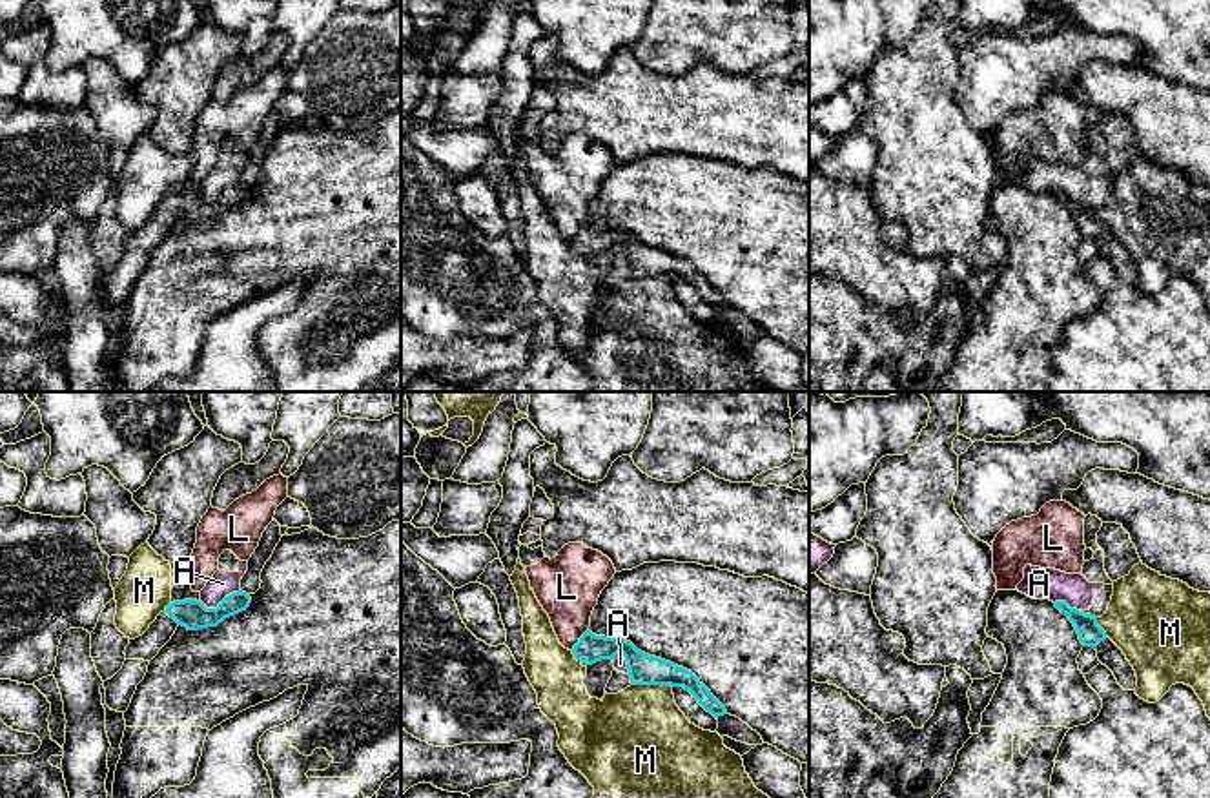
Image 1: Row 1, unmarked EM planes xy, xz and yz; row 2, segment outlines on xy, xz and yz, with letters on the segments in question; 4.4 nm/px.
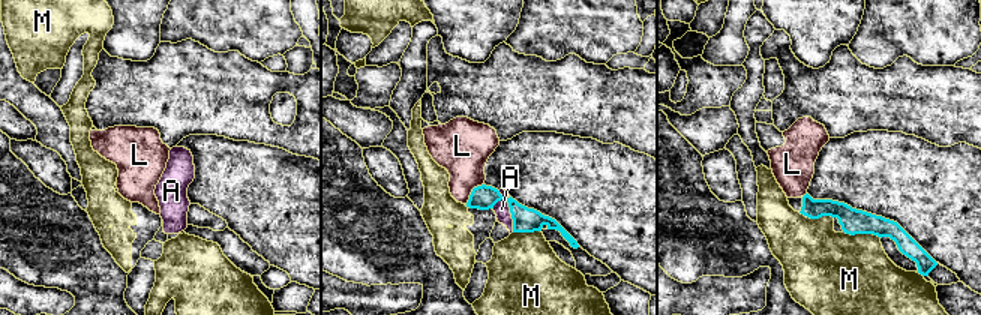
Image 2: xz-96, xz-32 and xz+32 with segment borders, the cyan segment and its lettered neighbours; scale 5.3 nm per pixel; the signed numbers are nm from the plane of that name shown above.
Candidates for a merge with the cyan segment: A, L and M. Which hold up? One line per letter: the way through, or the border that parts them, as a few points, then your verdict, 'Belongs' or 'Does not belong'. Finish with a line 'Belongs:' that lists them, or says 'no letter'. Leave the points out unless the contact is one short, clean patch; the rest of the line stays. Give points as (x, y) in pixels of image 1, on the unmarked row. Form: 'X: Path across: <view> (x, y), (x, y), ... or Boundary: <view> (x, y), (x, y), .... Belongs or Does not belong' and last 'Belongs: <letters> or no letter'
A: Boundary: xy (239, 181), (215, 199), (205, 199). Does not belong
L: Boundary: xz (587, 221), (571, 241). Does not belong
M: Does not belong
Belongs: no letter

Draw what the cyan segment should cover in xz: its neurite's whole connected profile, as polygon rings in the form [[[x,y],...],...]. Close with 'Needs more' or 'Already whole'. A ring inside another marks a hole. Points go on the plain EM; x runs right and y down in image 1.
[[[587,222],[574,237],[572,246],[578,253],[587,257],[592,257],[601,251],[612,251],[616,246],[623,246],[632,277],[683,279],[714,310],[727,306],[725,299],[691,262],[665,253],[661,250],[649,248],[638,242],[627,231],[596,228],[590,222]]]. Already whole

